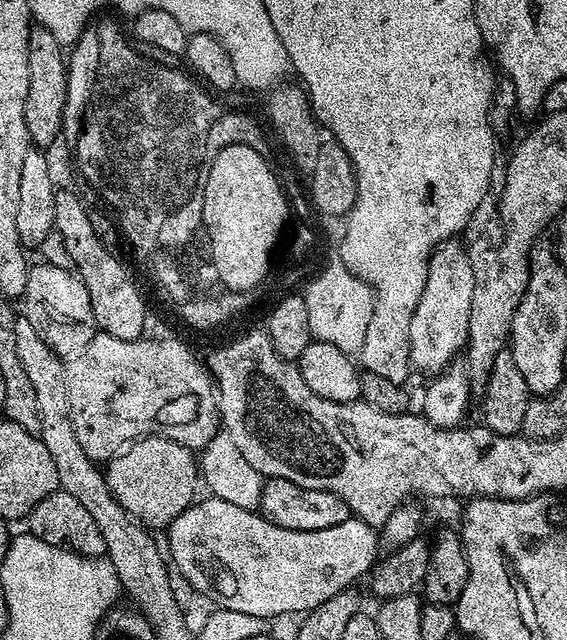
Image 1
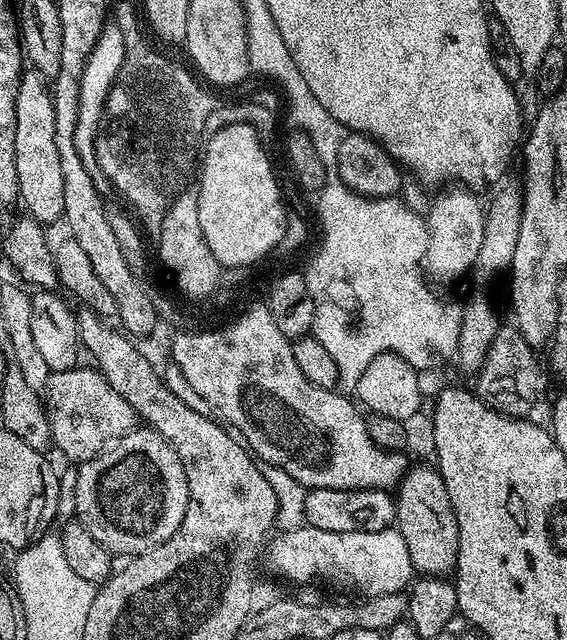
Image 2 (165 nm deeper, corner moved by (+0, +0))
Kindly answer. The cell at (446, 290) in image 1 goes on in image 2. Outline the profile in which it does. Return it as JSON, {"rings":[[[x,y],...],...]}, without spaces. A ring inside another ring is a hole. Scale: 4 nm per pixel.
{"rings":[[[452,186],[449,192],[444,192],[432,204],[432,209],[426,212],[428,226],[428,245],[424,255],[423,267],[433,281],[448,280],[451,276],[460,276],[464,271],[471,269],[476,263],[478,250],[482,250],[482,234],[484,233],[484,217],[486,204],[479,200],[477,193],[467,186]]]}

